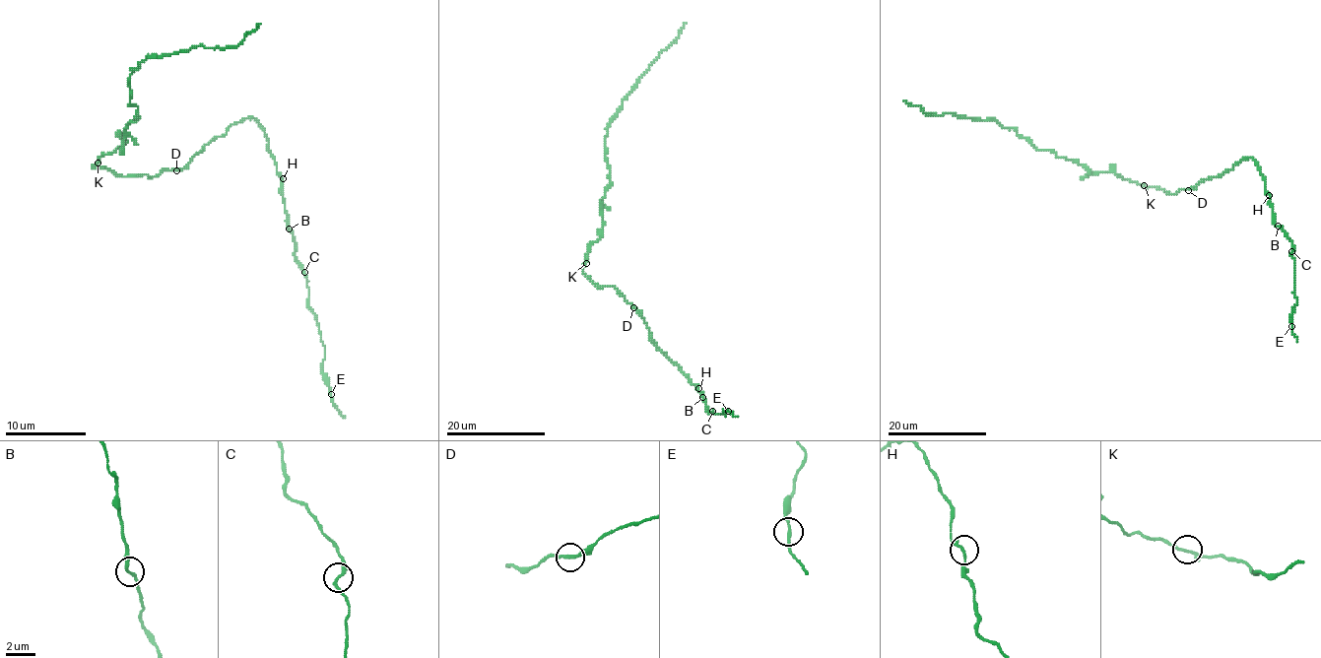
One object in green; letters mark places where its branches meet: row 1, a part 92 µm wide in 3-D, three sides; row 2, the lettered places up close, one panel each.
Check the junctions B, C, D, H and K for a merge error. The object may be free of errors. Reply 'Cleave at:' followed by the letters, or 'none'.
Cleave at: none

